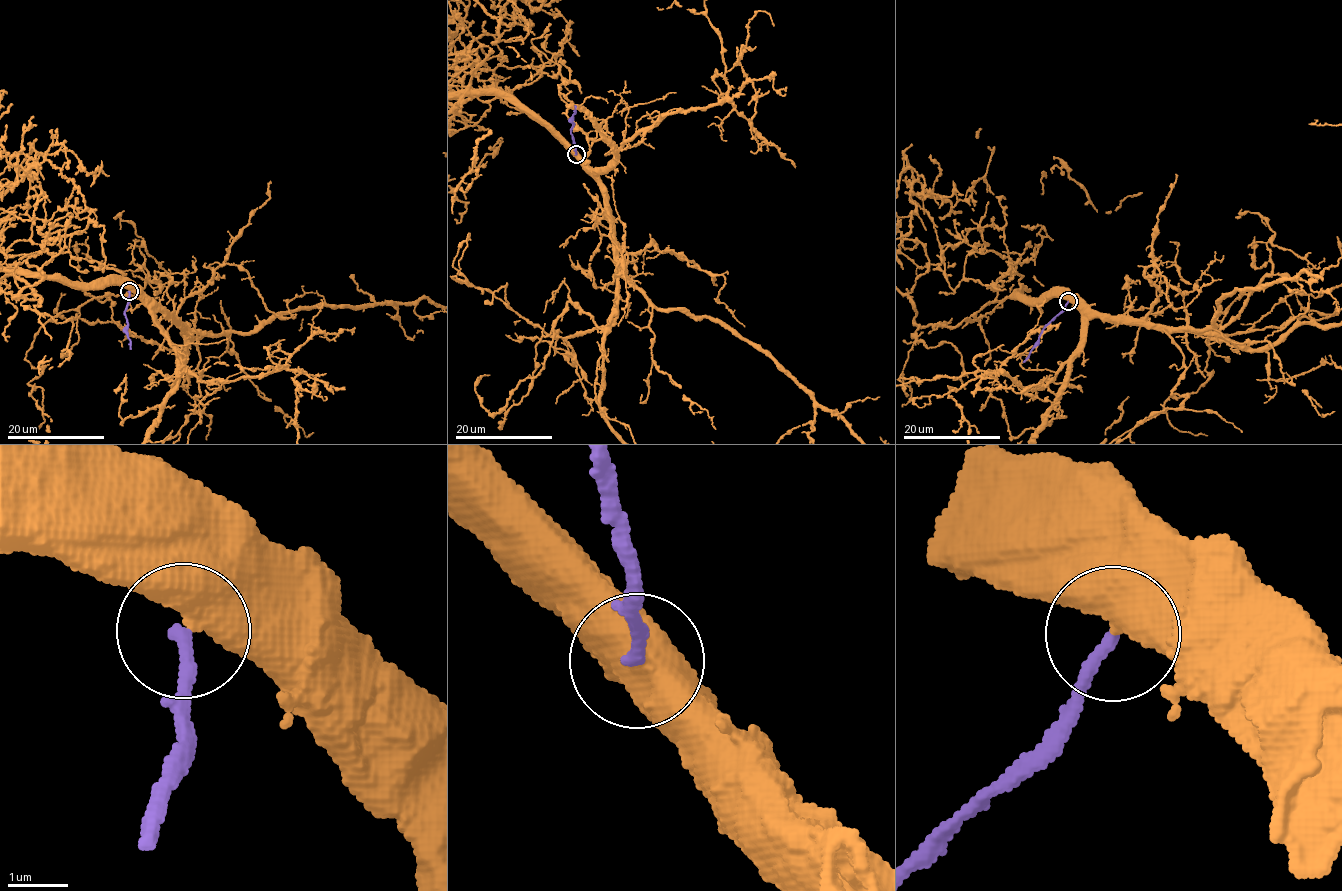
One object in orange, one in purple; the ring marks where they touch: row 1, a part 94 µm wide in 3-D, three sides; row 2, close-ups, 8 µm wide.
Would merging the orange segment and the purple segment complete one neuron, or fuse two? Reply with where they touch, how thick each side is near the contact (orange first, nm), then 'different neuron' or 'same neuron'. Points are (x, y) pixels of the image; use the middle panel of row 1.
place (576, 154); calibres 700 and 220 nm; different neuron

